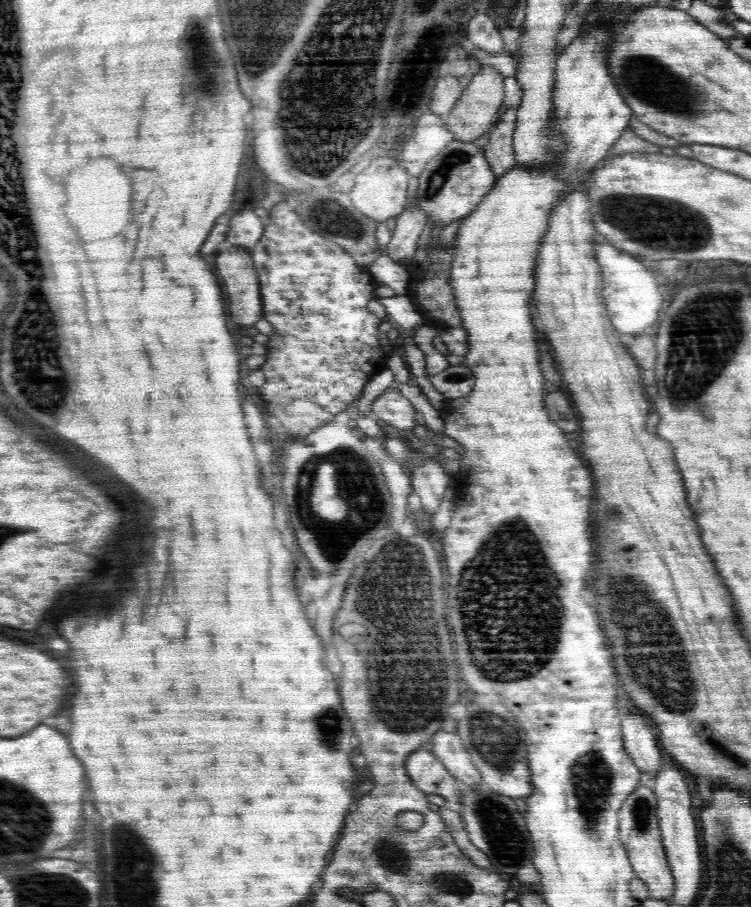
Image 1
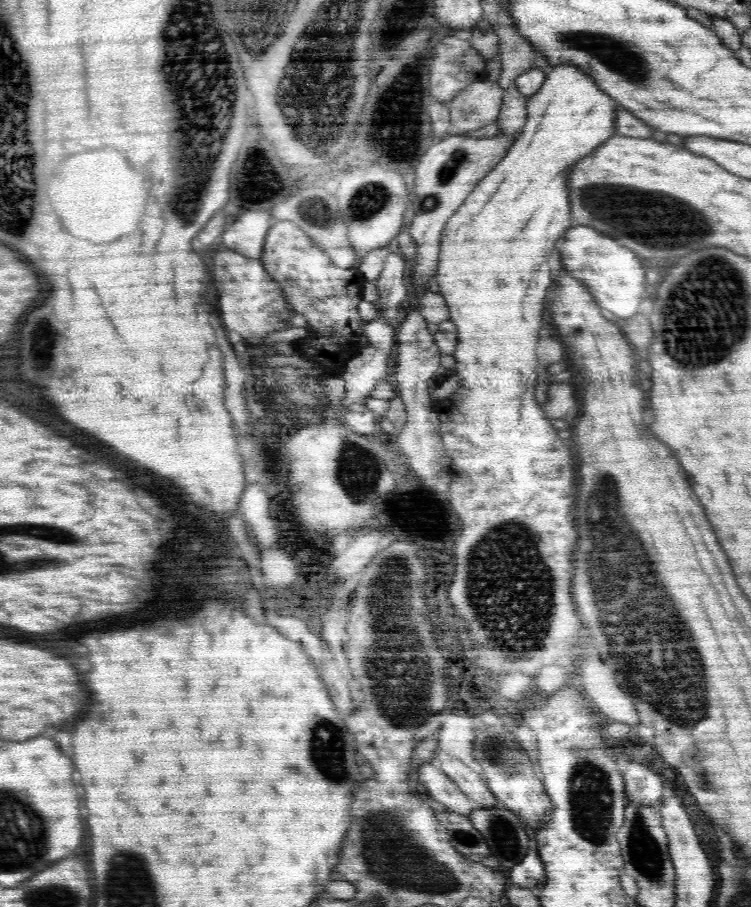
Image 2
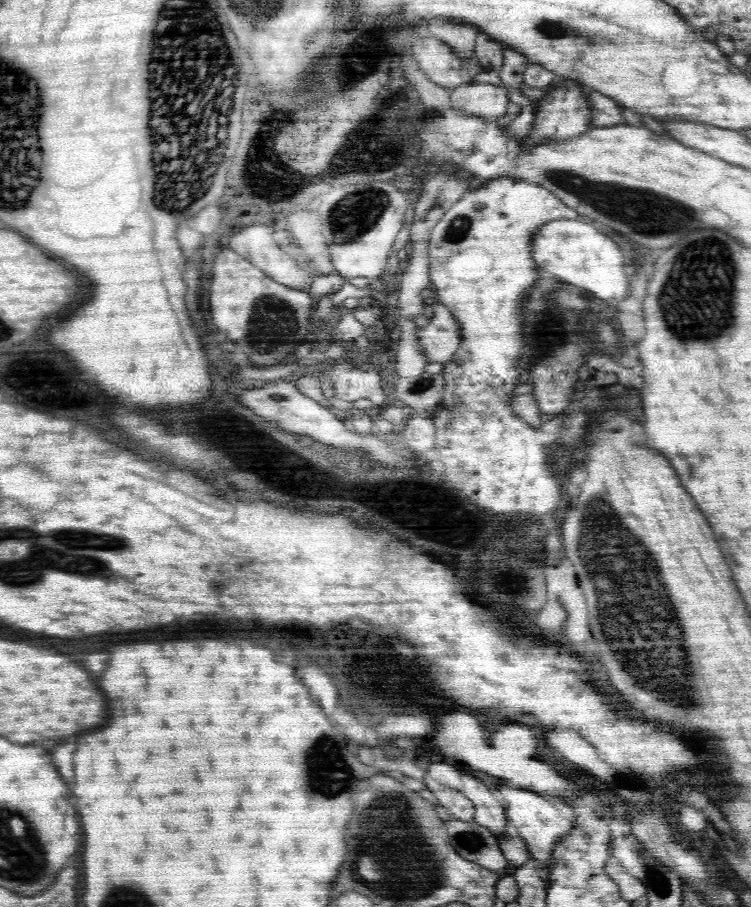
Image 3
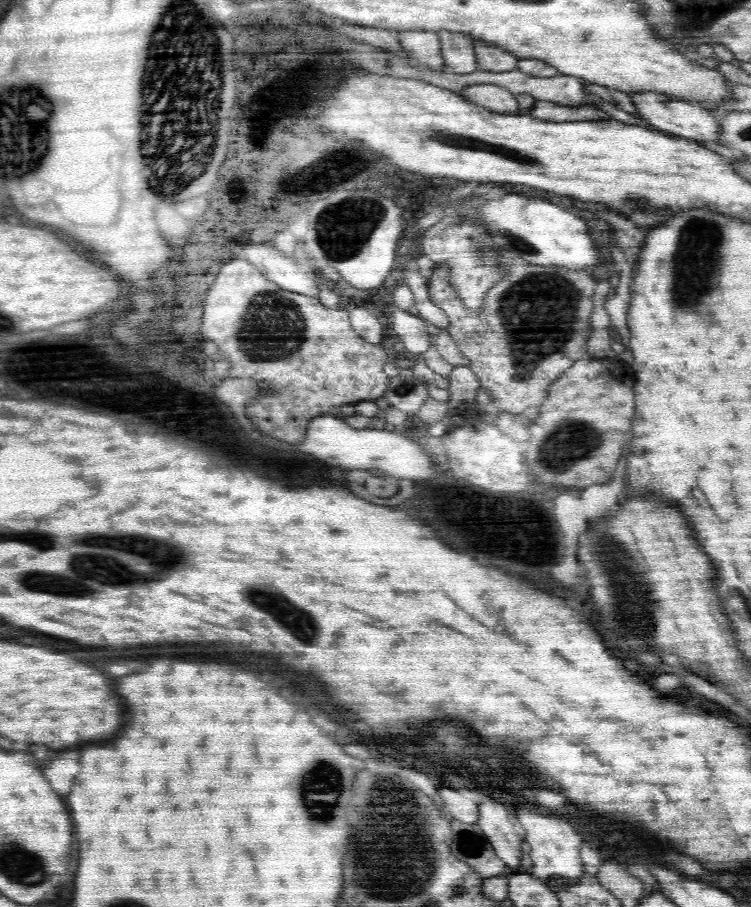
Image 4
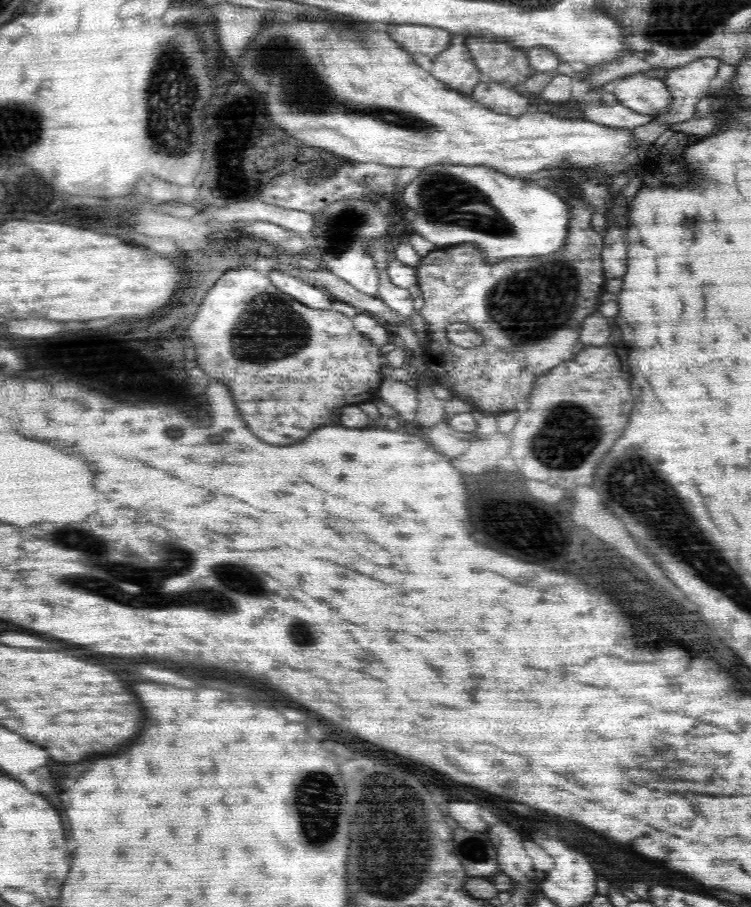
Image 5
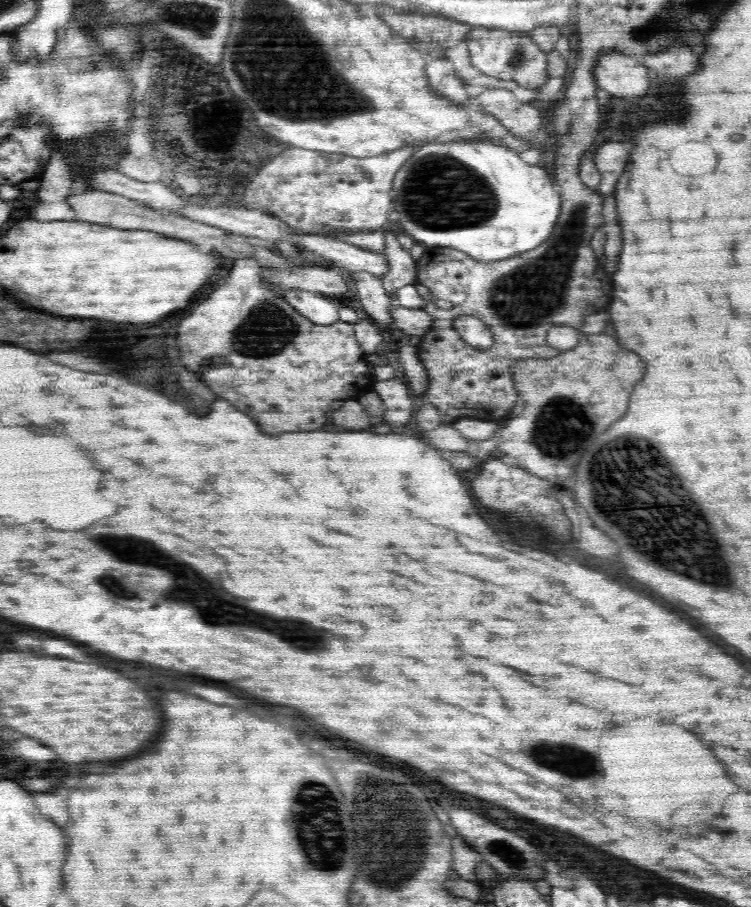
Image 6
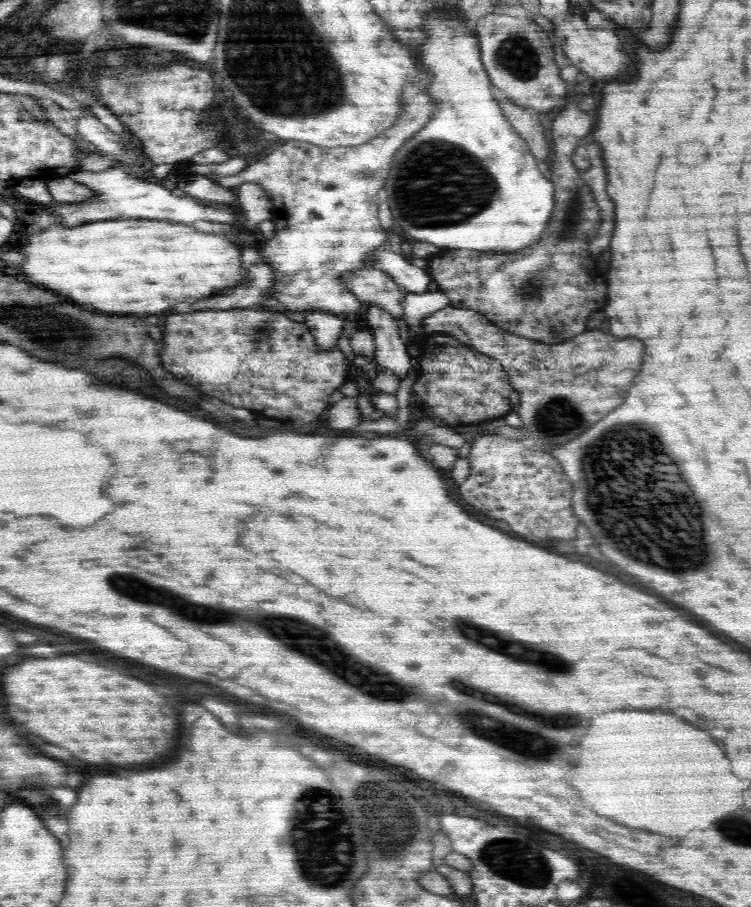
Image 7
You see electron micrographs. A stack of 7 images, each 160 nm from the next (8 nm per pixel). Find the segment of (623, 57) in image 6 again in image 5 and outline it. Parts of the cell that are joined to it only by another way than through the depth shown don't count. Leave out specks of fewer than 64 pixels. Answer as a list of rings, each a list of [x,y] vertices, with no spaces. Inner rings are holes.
[[[636,73],[614,80],[610,87],[618,102],[634,112],[661,116],[670,106],[670,91],[662,79],[652,78],[648,74]]]

